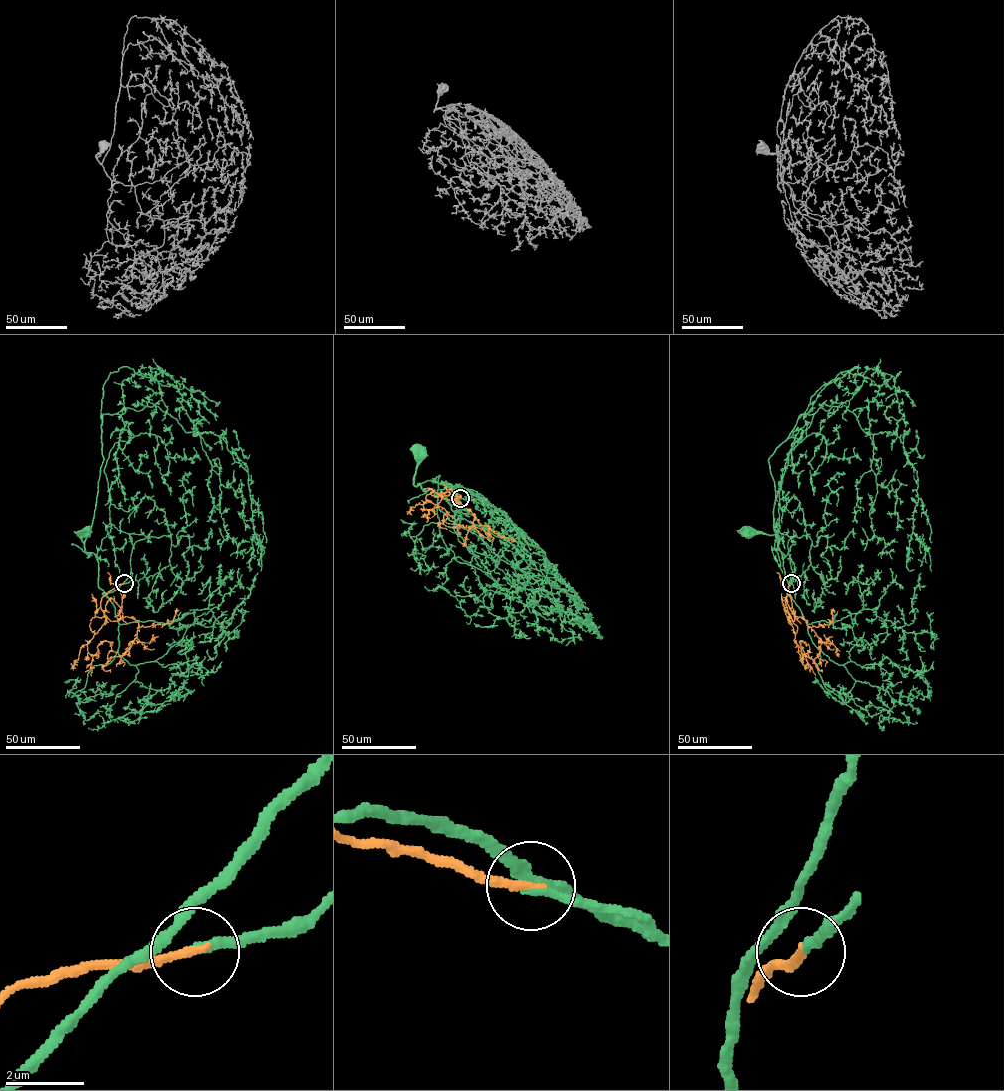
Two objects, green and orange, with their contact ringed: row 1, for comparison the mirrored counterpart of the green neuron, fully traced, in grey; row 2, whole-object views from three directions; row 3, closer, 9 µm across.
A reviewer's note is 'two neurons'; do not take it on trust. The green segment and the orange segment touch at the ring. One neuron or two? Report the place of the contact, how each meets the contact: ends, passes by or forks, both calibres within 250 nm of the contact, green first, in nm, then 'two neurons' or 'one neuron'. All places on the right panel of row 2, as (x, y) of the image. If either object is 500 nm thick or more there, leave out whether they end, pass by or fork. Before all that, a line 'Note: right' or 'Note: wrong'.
Note: wrong
at (791, 583); green passes by; orange ends there; 160 nm thick on the green side, 220 nm on the other; one neuron

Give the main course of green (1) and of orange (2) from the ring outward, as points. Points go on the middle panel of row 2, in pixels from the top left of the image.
1: (460, 498), (468, 501), (456, 495), (434, 495), (433, 489), (413, 484), (417, 459), (421, 455)
2: (460, 497), (436, 493), (459, 502), (475, 515), (470, 527), (444, 521), (439, 525), (446, 529)

